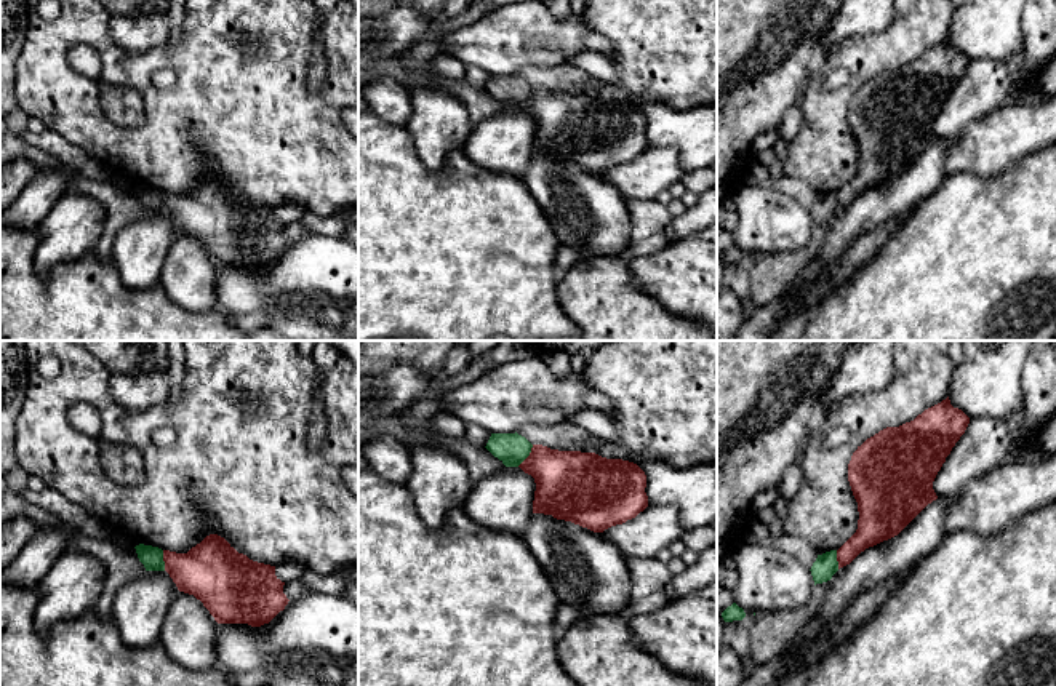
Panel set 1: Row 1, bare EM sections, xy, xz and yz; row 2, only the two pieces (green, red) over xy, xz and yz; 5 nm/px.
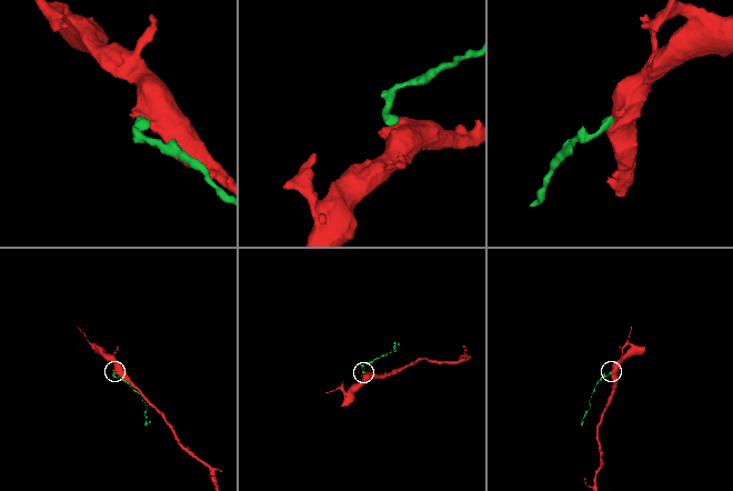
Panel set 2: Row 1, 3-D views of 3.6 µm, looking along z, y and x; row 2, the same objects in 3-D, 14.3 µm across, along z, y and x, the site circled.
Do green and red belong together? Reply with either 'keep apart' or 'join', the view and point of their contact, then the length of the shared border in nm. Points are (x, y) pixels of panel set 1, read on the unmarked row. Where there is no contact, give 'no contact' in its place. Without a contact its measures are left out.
keep apart | xz (527, 98) | 140 nm

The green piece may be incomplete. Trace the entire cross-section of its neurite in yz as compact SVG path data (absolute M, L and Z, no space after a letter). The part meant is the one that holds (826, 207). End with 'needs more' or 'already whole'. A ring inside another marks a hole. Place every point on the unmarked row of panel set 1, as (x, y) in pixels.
M830 192L822 197L818 197L810 213L814 227L830 222L832 217L838 213L837 192Z; already whole

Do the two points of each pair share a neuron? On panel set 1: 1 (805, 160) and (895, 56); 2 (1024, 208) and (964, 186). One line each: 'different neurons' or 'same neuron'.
1: same neuron
2: same neuron

